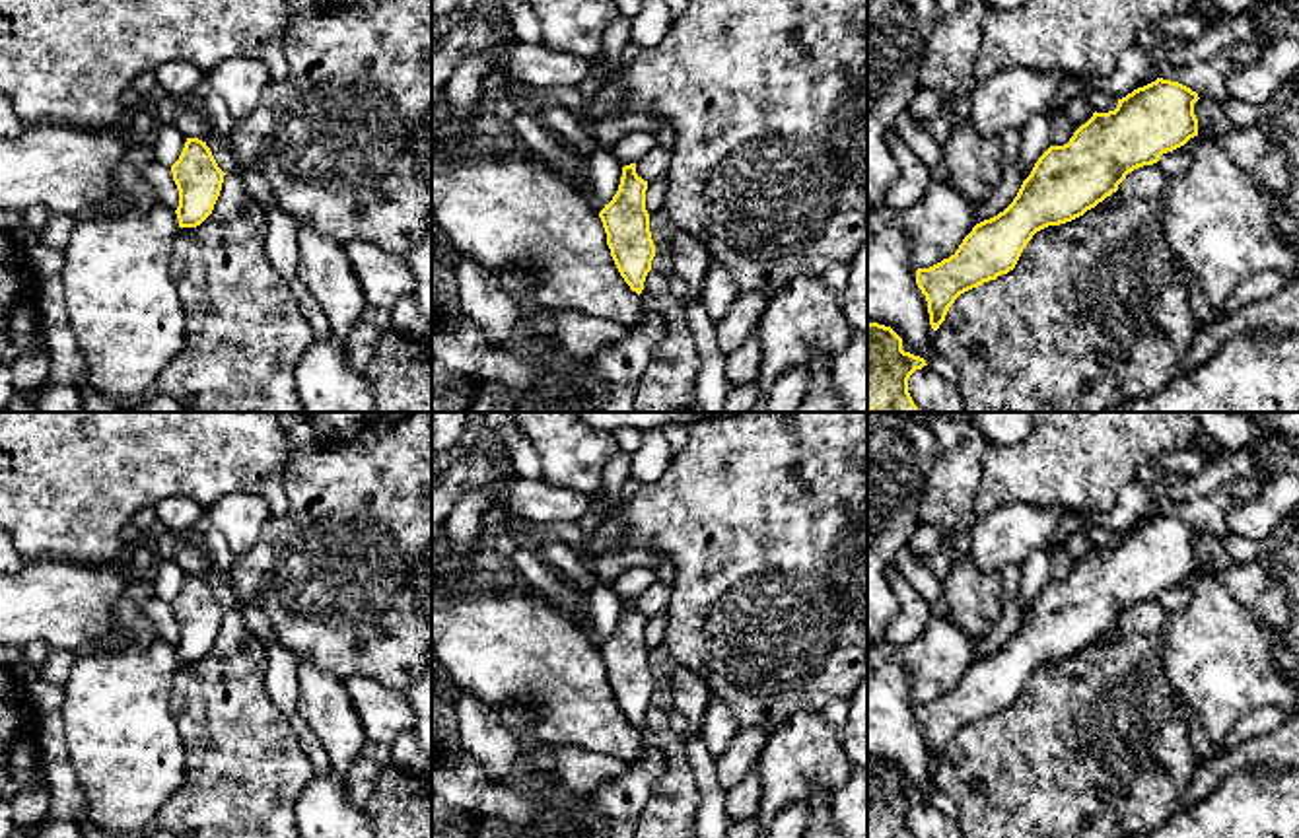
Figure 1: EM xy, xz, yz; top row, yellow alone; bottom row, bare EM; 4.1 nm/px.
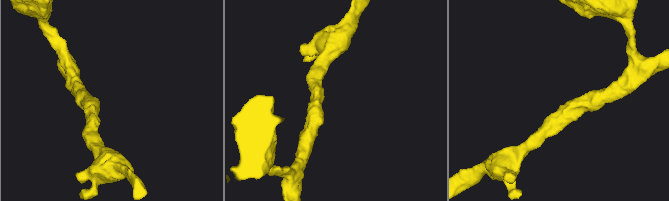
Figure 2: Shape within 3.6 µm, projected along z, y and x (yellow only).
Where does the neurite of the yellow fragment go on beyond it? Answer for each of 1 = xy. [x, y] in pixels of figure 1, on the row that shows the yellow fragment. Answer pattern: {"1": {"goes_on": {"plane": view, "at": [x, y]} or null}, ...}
{"1": {"goes_on": null}}

